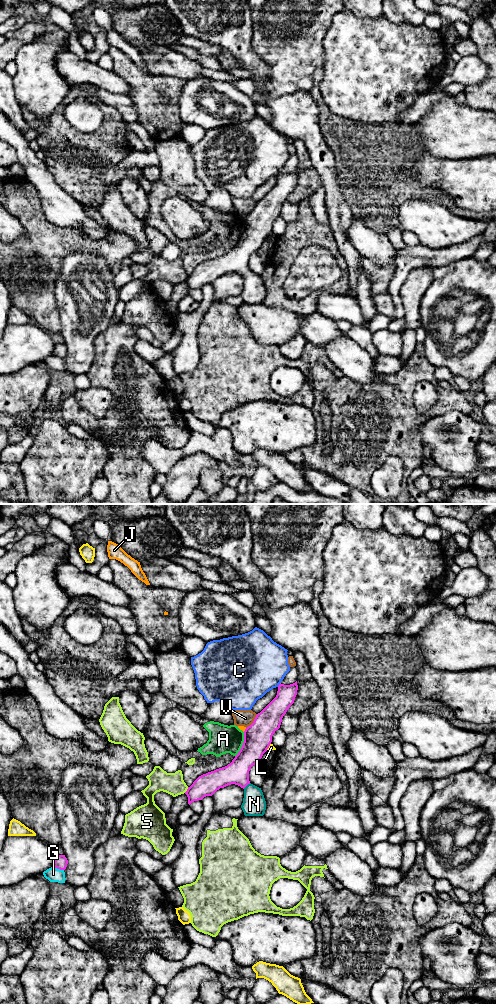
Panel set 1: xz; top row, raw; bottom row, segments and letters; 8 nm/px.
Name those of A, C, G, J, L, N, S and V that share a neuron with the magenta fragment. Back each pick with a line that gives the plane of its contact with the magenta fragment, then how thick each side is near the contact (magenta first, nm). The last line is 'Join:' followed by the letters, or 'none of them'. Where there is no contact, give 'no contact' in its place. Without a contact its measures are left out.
N: xz | 190/190 nm
Join: N

